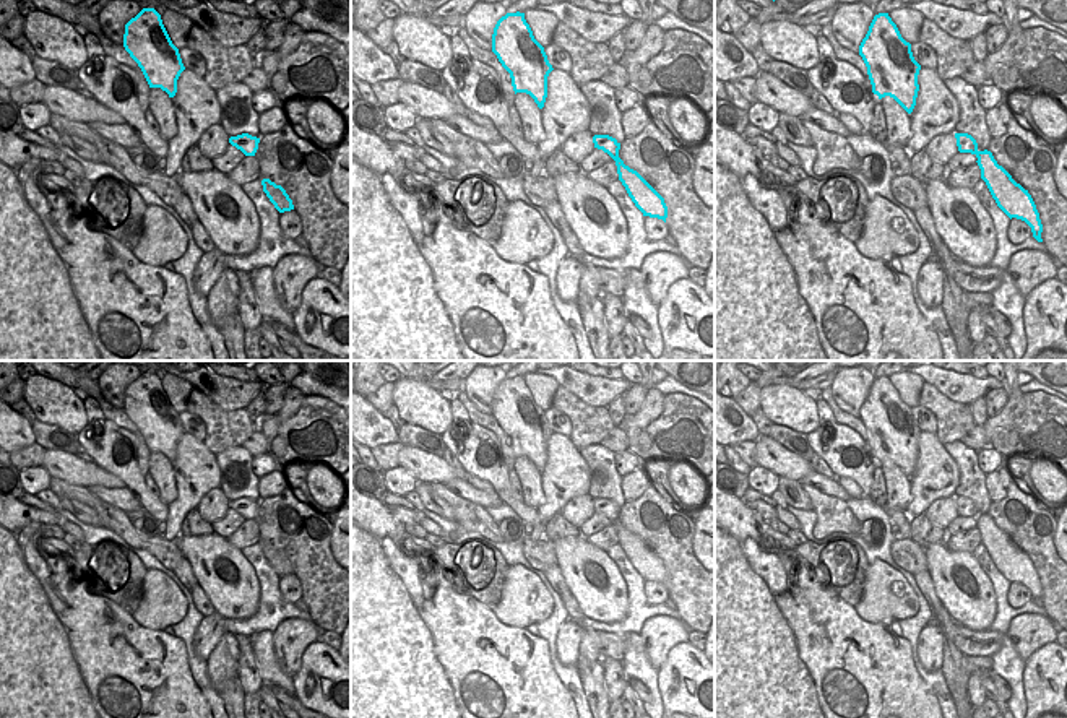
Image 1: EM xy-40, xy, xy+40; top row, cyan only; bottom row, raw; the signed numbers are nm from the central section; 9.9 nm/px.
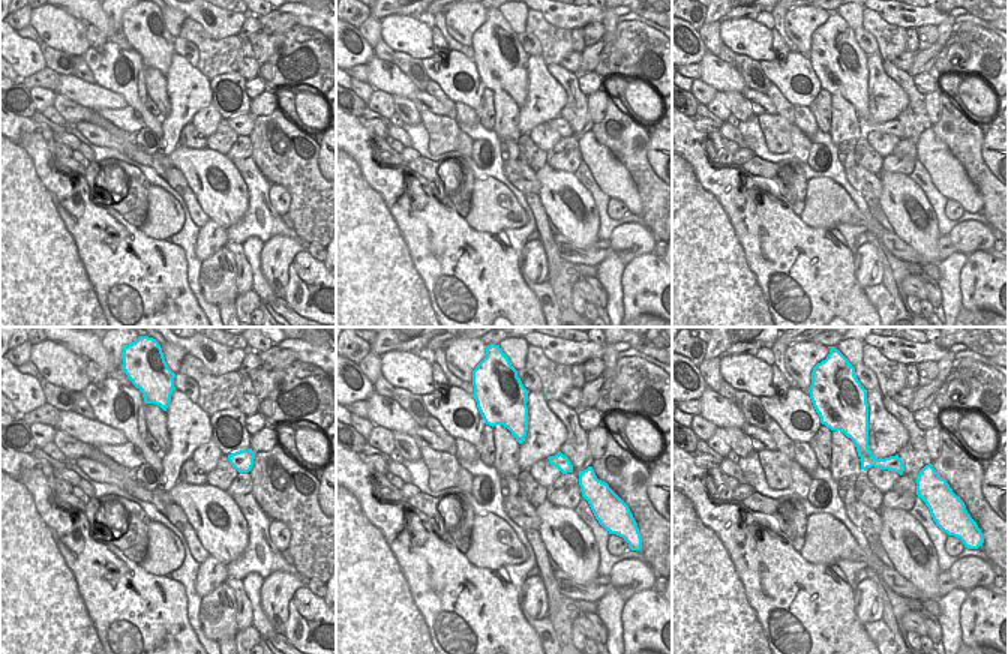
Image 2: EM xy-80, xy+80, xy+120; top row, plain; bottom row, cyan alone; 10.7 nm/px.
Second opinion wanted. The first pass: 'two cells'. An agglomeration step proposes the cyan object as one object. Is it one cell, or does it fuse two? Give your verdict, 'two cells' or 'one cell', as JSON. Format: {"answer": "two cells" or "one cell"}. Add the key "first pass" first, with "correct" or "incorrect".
{"first pass": "incorrect", "answer": "one cell"}

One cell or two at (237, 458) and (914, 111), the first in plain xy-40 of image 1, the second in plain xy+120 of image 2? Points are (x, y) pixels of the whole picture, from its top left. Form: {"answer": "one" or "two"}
{"answer": "one"}

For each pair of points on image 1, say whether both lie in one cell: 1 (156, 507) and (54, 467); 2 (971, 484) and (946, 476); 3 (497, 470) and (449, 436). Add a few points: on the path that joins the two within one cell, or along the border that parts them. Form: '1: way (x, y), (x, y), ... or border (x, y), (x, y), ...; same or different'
1: border (95, 462), (127, 486); different
2: border (942, 445), (959, 470), (955, 496); different
3: way (484, 468), (458, 447); same

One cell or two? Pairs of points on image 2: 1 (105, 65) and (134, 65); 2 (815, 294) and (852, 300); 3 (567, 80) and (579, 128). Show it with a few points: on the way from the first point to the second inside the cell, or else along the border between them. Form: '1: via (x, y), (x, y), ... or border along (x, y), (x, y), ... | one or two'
1: via (113, 65), (123, 56), (126, 57) | one
2: via (824, 296), (830, 300), (843, 300) | one
3: via (573, 92), (578, 116) | one

